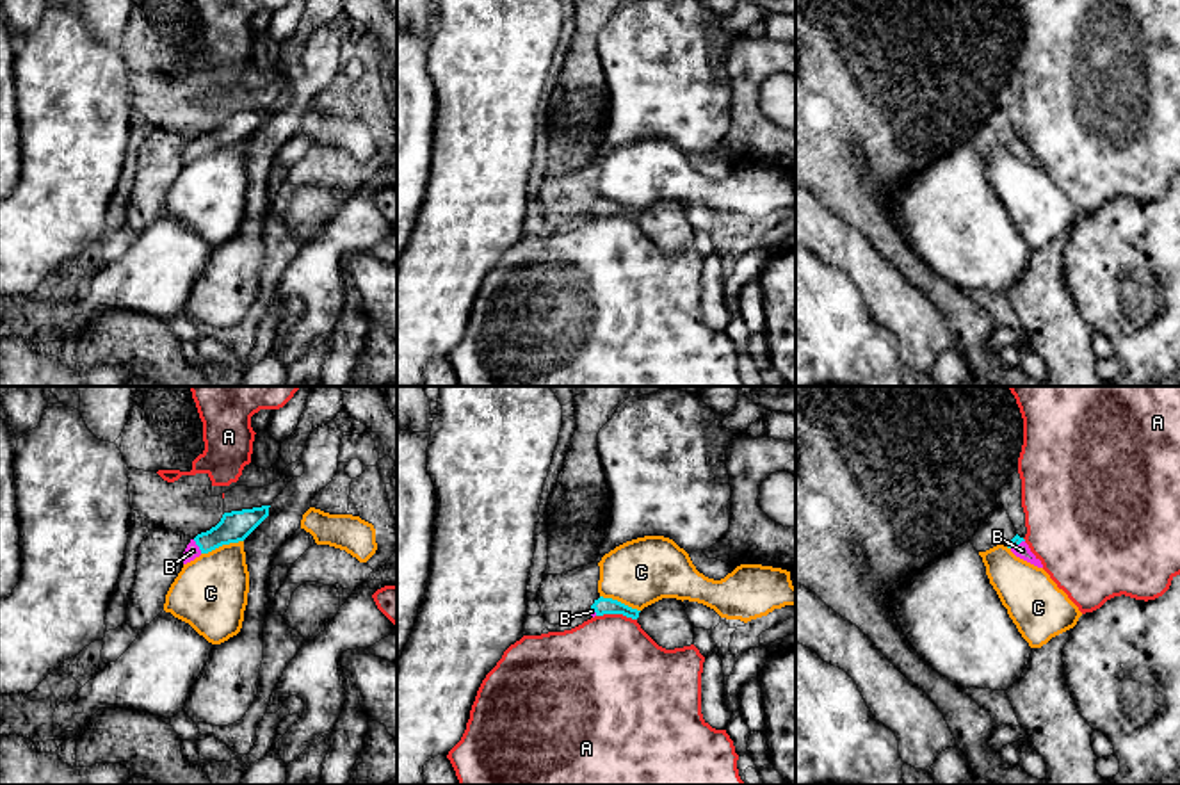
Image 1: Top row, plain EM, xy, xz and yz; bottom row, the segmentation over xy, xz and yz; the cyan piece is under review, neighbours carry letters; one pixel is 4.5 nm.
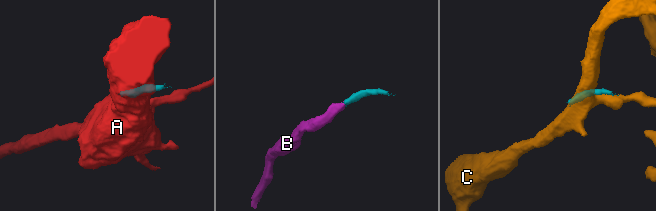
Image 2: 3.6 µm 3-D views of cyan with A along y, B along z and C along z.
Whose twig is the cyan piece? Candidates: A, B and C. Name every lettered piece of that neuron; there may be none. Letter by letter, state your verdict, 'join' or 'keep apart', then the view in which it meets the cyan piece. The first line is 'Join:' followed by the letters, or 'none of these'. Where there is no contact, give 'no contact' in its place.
Join: B
A: keep apart; meets cyan in xz
B: join; meets cyan in xy
C: keep apart; meets cyan in xy

